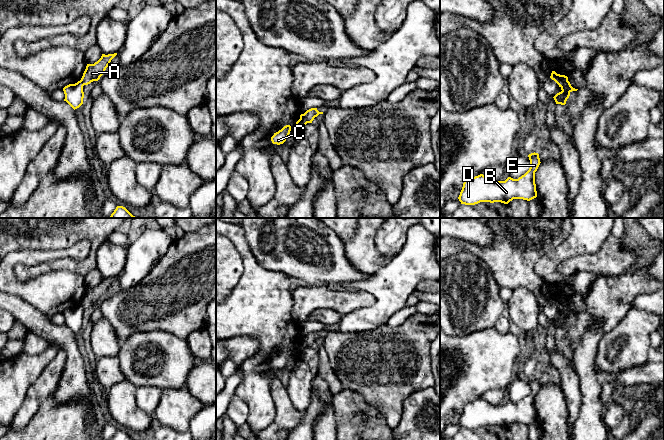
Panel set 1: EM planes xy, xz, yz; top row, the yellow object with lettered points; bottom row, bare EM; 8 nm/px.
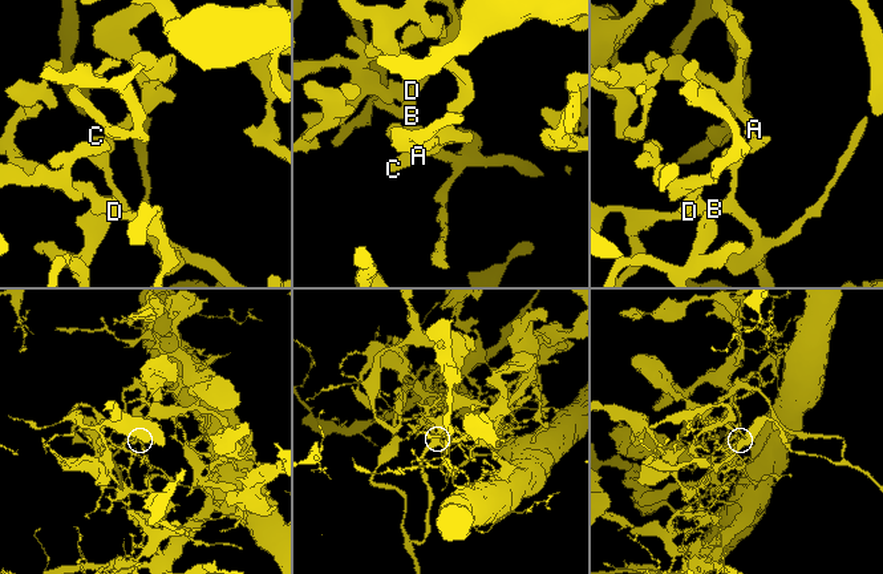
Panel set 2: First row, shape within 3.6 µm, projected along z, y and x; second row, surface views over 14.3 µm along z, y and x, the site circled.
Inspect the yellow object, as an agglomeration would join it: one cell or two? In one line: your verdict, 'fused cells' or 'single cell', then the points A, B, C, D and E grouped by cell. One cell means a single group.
fused cells | A / B C D E

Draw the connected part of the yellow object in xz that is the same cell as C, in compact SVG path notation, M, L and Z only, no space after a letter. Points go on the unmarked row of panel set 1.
M290 349L284 350L281 354L274 357L274 359L271 361L272 367L277 369L283 368L288 362L290 355L291 355Z

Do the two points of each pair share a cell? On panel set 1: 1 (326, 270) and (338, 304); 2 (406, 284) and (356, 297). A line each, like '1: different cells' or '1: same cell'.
1: different cells
2: different cells

